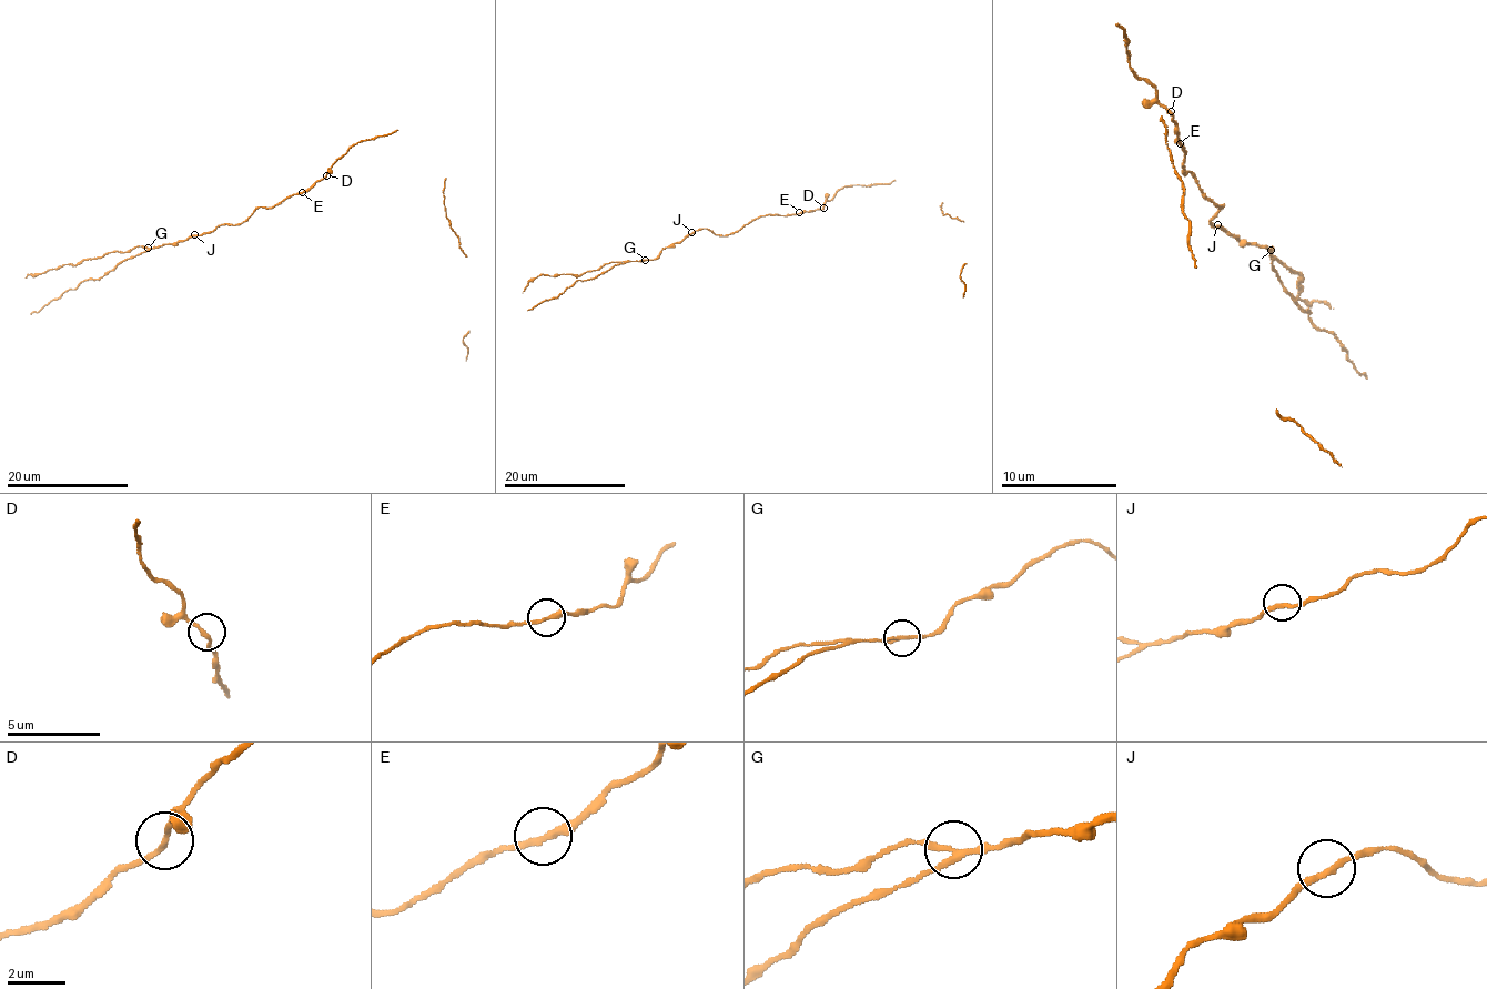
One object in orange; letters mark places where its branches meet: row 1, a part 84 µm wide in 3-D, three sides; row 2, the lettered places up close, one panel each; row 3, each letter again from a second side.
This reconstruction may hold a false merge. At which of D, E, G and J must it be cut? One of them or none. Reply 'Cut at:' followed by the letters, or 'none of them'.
Cut at: G

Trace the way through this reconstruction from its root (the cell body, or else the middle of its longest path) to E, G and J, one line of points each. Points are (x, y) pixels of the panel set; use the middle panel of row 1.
E: (823, 207), (799, 212)
G: (823, 207), (790, 215), (759, 215), (725, 235), (699, 228), (664, 248), (655, 258), (645, 260)
J: (823, 207), (790, 215), (759, 215), (725, 235), (712, 234), (705, 228), (691, 232)

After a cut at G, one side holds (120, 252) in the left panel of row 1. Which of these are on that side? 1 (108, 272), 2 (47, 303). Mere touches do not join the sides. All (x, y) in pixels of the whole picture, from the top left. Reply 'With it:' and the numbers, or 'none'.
With it: none

